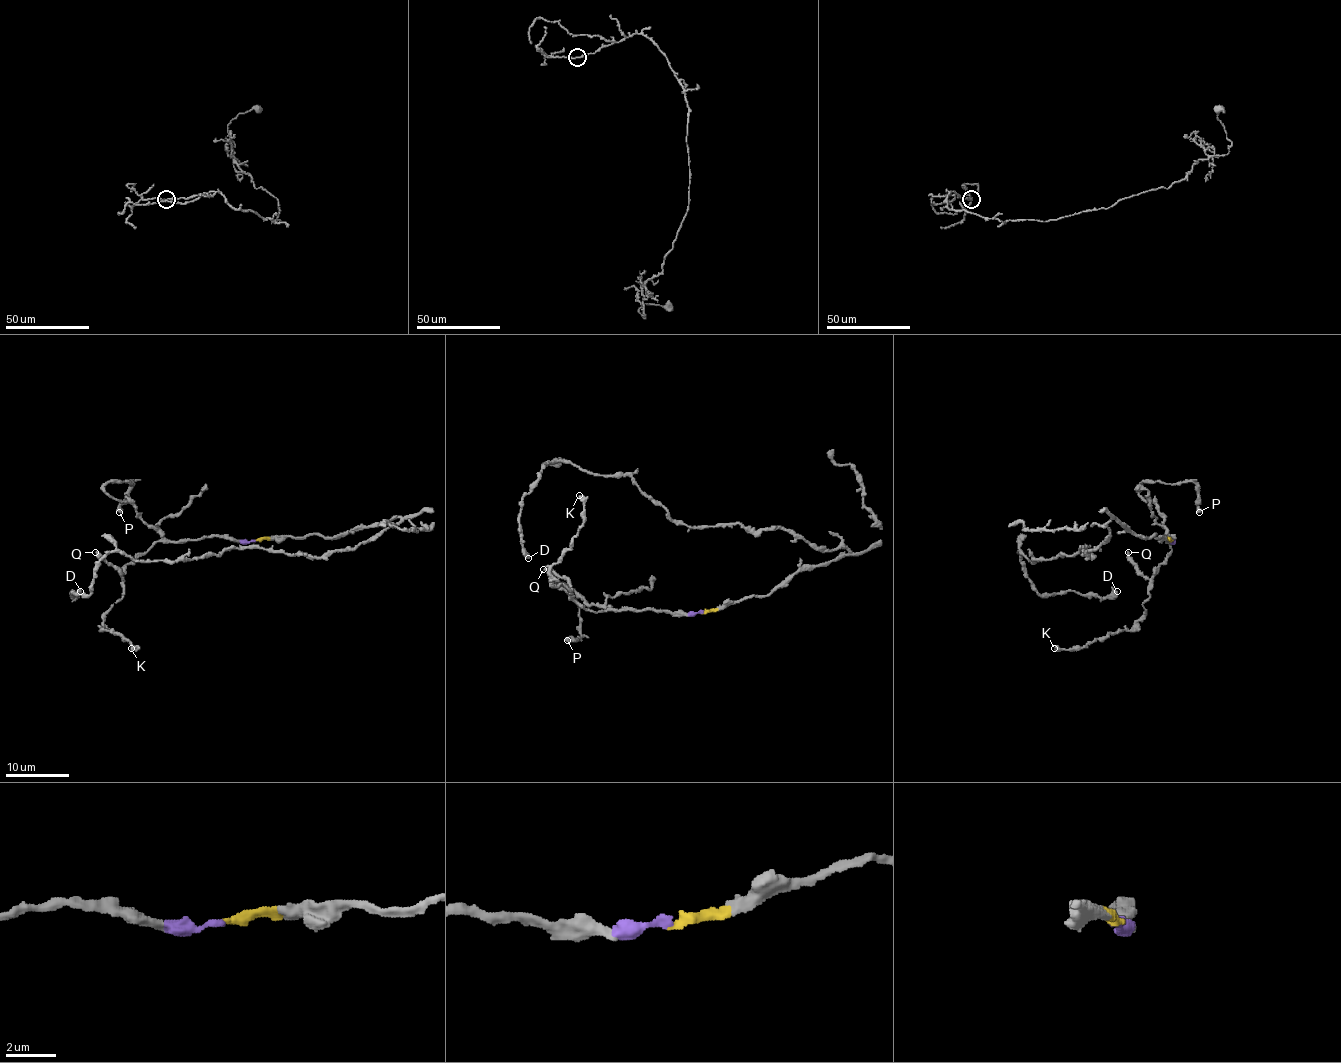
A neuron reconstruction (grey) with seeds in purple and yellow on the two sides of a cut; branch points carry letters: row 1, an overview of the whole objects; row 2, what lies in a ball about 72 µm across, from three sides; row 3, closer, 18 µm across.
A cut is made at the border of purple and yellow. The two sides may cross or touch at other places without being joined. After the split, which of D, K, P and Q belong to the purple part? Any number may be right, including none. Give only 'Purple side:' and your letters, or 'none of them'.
Purple side: K, P, Q

